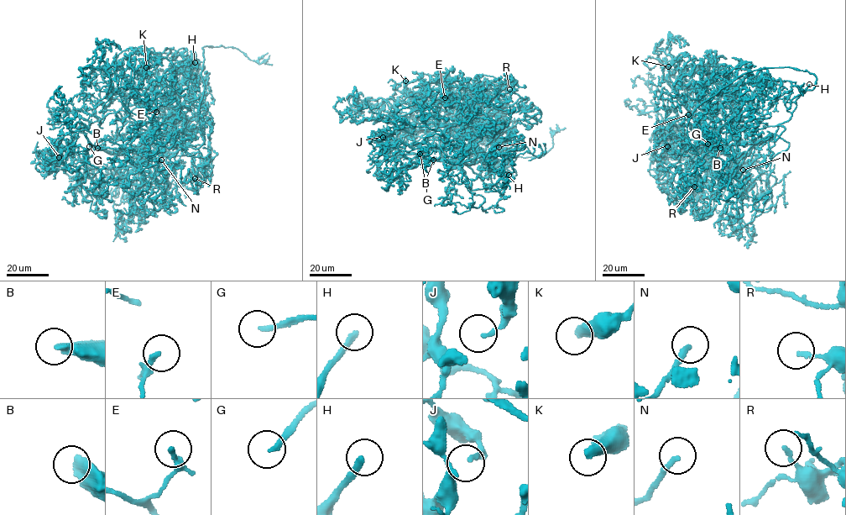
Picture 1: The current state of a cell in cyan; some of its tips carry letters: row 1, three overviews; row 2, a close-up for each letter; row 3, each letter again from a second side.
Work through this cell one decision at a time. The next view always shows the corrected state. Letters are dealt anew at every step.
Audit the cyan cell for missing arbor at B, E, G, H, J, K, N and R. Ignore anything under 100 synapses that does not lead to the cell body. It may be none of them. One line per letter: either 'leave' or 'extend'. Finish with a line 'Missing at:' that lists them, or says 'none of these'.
B: extend
E: leave
G: extend
H: extend
J: leave
K: leave
N: leave
R: leave
Missing at: B, G, H

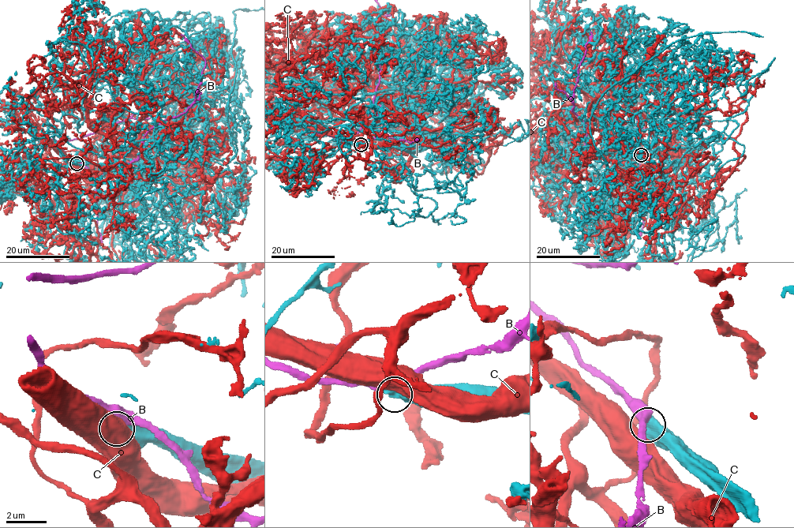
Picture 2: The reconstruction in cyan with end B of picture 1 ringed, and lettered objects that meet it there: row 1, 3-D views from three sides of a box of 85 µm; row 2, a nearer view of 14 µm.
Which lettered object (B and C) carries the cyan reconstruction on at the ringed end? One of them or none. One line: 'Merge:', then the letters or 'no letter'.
Merge: no letter

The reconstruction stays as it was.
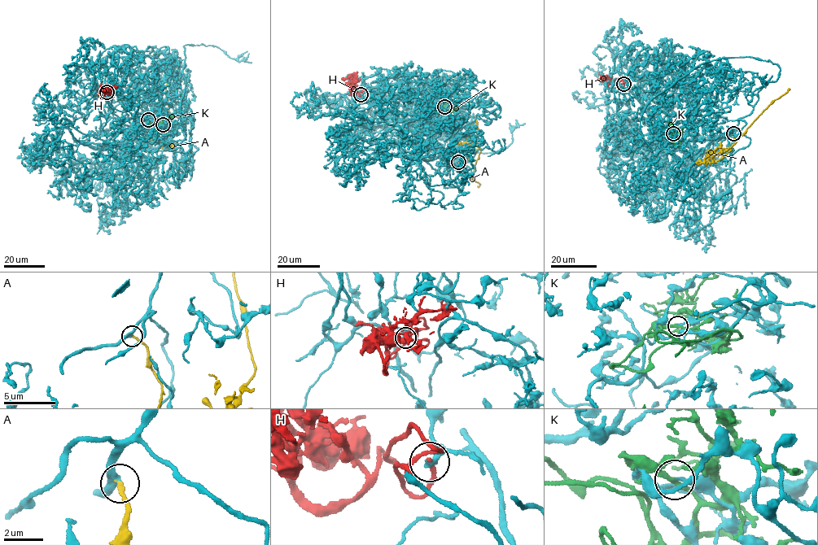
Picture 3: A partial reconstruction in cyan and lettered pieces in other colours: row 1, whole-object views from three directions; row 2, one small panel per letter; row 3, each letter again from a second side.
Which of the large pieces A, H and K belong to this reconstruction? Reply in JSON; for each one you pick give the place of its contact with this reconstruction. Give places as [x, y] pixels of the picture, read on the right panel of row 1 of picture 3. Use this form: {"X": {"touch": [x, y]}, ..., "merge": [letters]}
{"A": {"touch": [733, 133]}, "merge": ["A"]}

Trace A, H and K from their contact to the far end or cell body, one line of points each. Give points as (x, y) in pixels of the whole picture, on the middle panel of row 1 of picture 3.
A: (458, 162), (466, 161), (465, 152), (472, 149), (472, 139), (481, 150), (471, 176), (478, 183), (478, 186)
H: (360, 95), (361, 90), (363, 94), (352, 89), (349, 79), (341, 78)
K: (444, 106), (441, 106), (447, 110), (435, 129), (430, 131), (427, 128)

